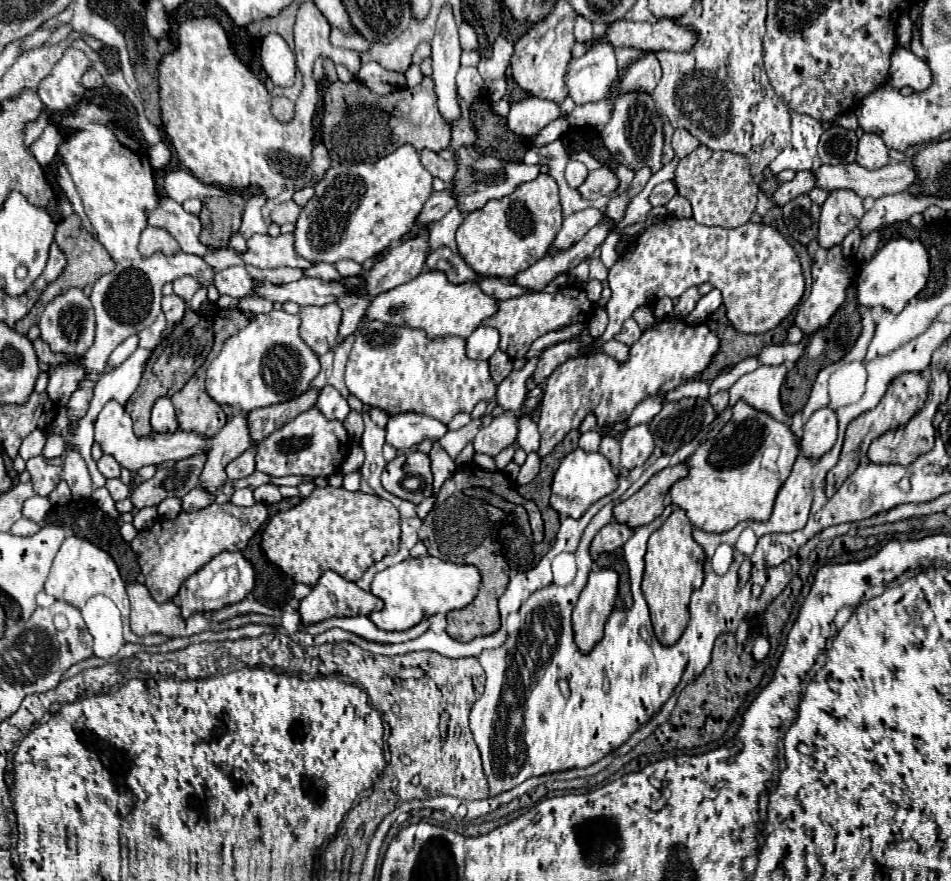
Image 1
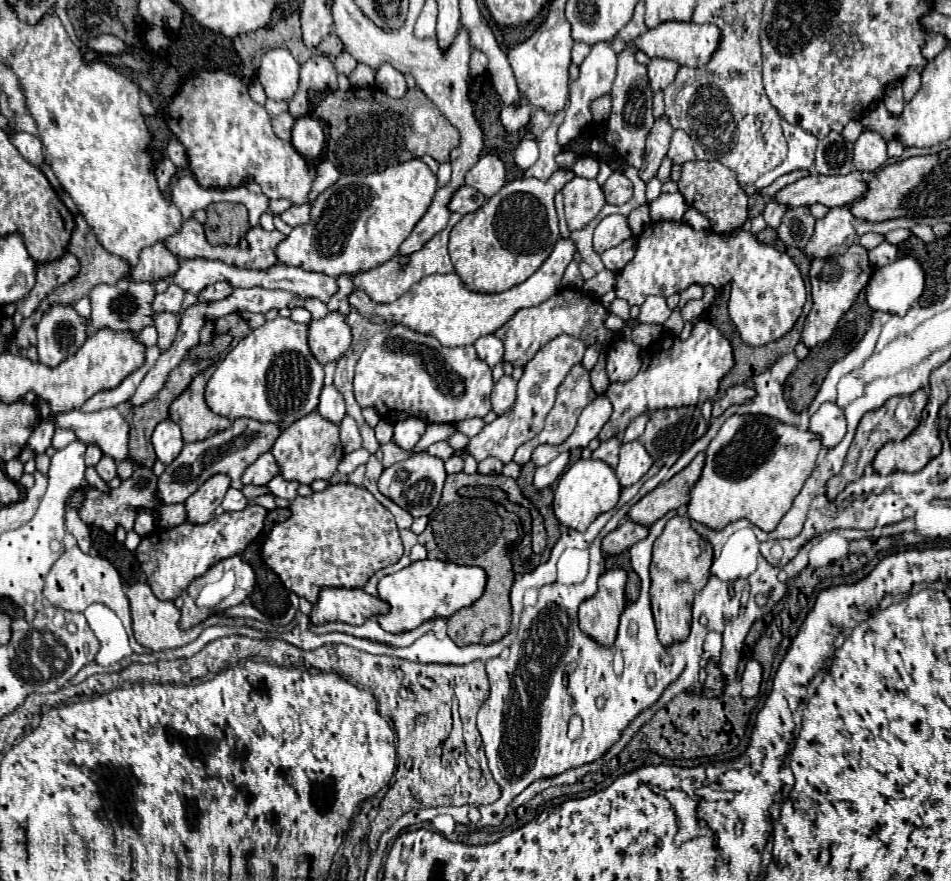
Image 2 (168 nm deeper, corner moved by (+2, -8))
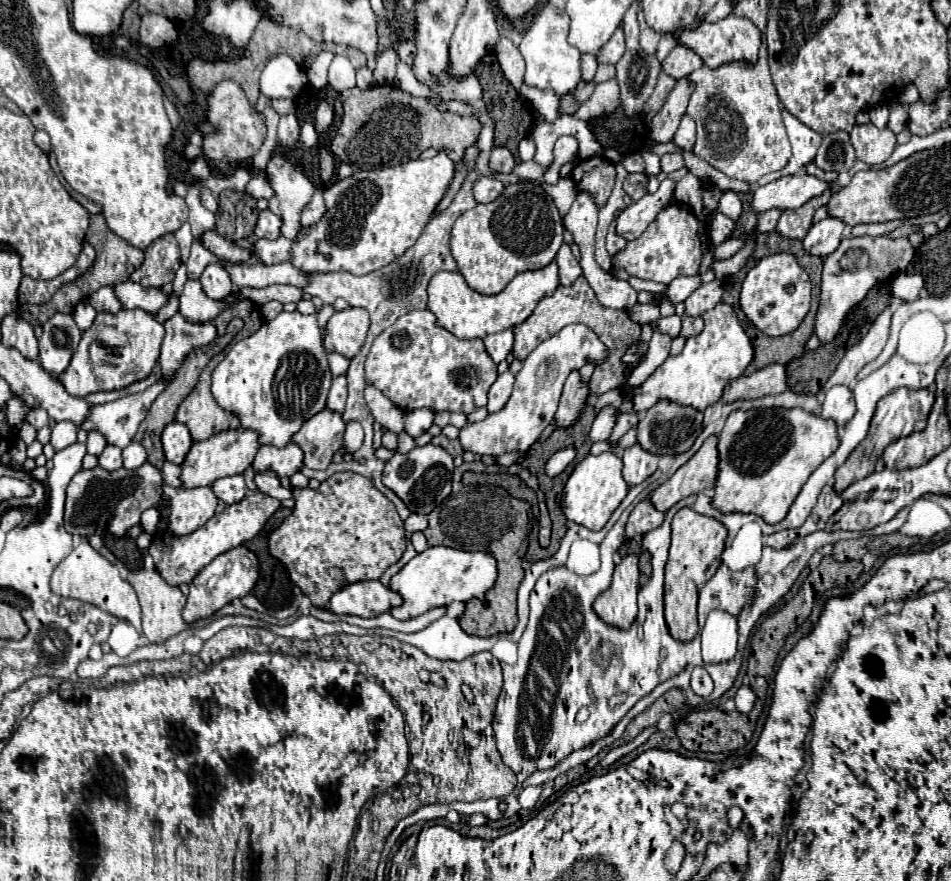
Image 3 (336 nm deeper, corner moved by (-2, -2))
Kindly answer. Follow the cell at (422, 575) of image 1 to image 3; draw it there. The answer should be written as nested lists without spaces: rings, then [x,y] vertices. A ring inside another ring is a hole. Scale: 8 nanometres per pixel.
[[[433,546],[409,560],[393,578],[391,590],[403,596],[403,606],[391,608],[389,612],[397,620],[415,618],[431,608],[449,606],[451,602],[467,602],[471,598],[483,598],[485,592],[497,580],[497,560],[487,552],[467,552],[449,546]]]

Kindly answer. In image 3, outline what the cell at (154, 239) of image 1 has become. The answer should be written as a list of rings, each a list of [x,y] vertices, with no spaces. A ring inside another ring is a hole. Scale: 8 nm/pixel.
[[[165,234],[145,250],[145,262],[129,280],[145,288],[161,288],[163,284],[173,282],[179,266],[179,244],[173,234]]]

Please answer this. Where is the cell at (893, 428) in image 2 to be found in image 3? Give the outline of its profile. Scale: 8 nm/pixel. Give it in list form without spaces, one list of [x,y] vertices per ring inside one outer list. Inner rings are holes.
[[[899,388],[891,394],[887,394],[885,398],[879,400],[875,416],[871,420],[871,428],[867,438],[851,452],[851,456],[847,458],[847,462],[843,466],[837,468],[835,472],[835,492],[841,494],[847,486],[851,486],[853,482],[873,474],[877,460],[881,458],[883,450],[895,442],[901,436],[907,436],[911,432],[921,432],[927,426],[927,416],[931,412],[931,406],[935,402],[935,396],[929,390],[909,390],[909,388]]]

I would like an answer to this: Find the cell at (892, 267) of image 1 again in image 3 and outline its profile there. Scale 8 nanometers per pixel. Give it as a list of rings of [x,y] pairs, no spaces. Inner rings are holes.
[[[899,272],[891,280],[891,294],[901,300],[915,300],[923,289],[923,276],[917,272]]]

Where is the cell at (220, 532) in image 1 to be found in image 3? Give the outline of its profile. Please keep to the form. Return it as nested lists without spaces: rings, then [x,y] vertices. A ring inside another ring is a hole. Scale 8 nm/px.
[[[255,494],[249,496],[237,504],[231,504],[223,510],[217,510],[215,516],[203,524],[199,530],[187,534],[187,536],[173,536],[171,532],[165,534],[157,534],[153,536],[153,544],[149,548],[155,566],[159,570],[159,574],[171,584],[171,586],[179,586],[179,584],[189,584],[197,572],[207,566],[213,558],[217,558],[219,554],[241,546],[243,542],[255,538],[259,534],[259,530],[263,528],[263,524],[275,514],[275,510],[281,506],[279,500],[267,496],[267,494]]]

